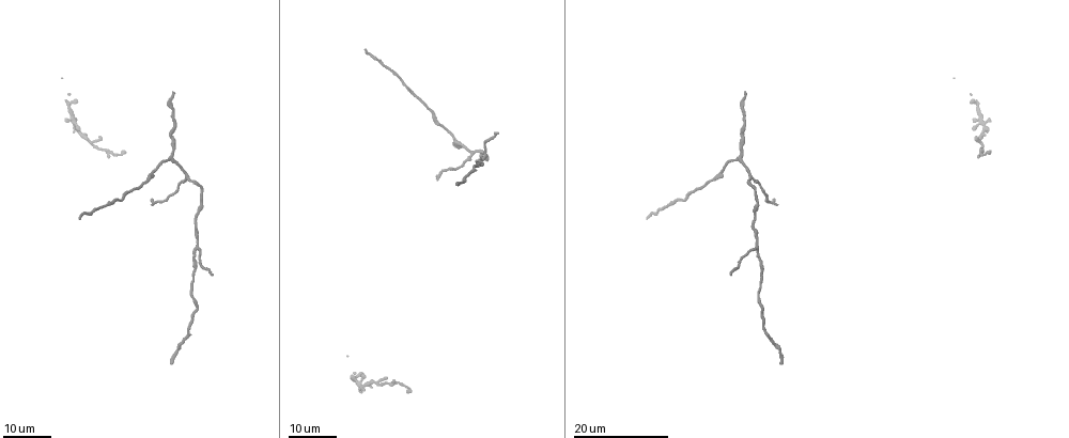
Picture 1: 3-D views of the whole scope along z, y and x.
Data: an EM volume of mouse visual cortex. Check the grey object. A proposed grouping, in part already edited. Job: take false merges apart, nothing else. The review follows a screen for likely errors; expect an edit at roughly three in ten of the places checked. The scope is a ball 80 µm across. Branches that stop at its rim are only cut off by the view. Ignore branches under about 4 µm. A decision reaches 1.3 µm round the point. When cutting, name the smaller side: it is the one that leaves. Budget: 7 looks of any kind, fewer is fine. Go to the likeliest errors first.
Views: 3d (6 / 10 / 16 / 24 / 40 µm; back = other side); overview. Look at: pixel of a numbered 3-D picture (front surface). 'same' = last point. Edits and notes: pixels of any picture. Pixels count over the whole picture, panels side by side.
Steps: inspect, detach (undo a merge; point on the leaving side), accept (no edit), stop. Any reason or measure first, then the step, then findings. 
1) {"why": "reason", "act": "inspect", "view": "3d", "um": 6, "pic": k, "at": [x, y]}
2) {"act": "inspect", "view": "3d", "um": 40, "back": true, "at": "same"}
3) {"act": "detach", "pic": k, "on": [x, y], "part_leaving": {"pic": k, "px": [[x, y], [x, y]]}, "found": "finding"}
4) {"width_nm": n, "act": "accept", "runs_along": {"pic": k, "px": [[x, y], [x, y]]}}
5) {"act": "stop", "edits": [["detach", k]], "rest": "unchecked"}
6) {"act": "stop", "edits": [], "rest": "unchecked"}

{"why": "branch point", "act": "inspect", "view": "3d", "um": 24, "pic": 1, "at": [759, 246]}

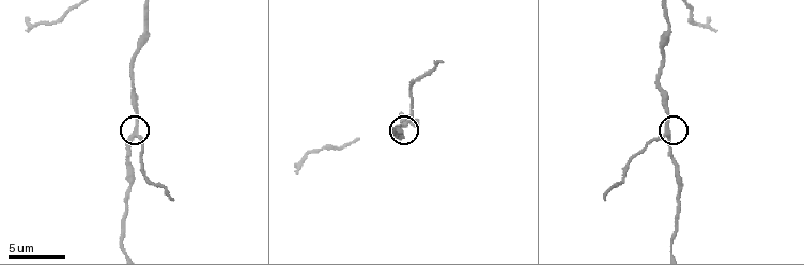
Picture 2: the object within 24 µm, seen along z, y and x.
{"act": "inspect", "view": "3d", "um": 10, "pic": 2, "at": [665, 133]}

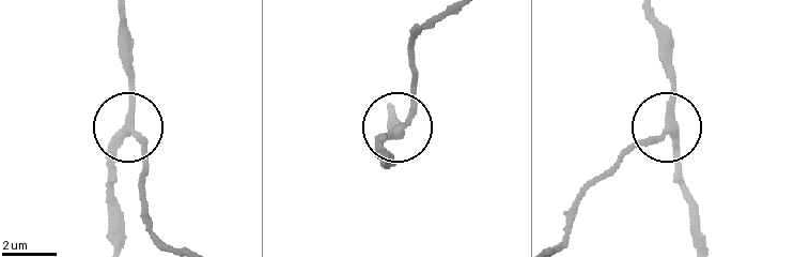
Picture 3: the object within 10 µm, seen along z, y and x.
{"act": "accept", "runs_along": {"pic": 3, "px": [[390, 110], [398, 129], [410, 108], [410, 62]]}, "found": "continuous, no second cell"}

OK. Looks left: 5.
{"why": "three arms meet", "act": "inspect", "view": "3d", "um": 16, "pic": 1, "at": [740, 158]}

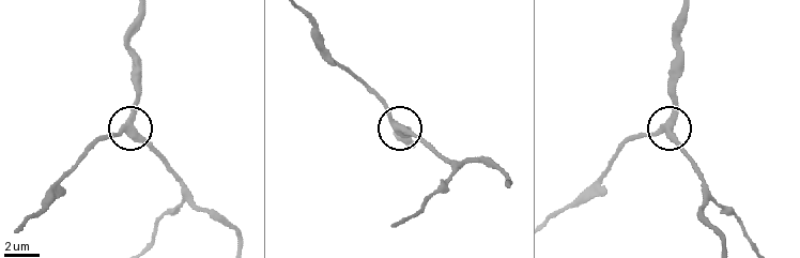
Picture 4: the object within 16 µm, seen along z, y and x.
{"why": "closer look", "act": "inspect", "view": "3d", "um": 10, "pic": 4, "at": [122, 123]}

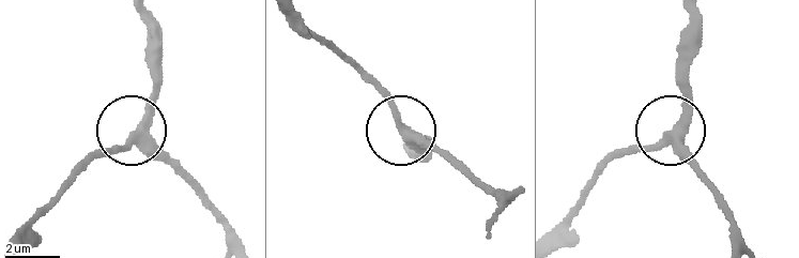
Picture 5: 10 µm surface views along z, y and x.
{"width_nm": 330, "act": "accept", "runs_along": {"pic": 5, "px": [[229, 247], [221, 221], [139, 137], [153, 89], [153, 43]]}, "found": "all the same cell"}

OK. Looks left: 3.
{"why": "three arms meet", "act": "inspect", "view": "3d", "um": 24, "pic": 1, "at": [748, 177]}

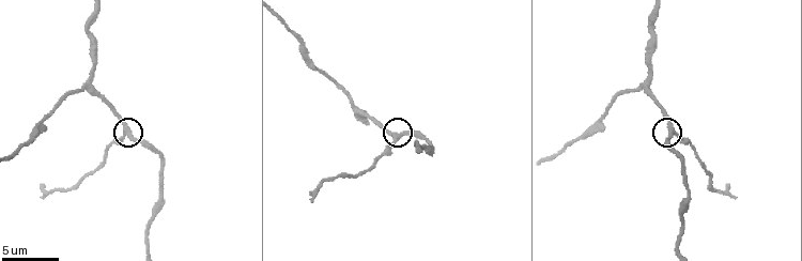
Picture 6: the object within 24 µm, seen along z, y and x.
{"act": "inspect", "view": "3d", "um": 6, "pic": 6, "at": [671, 133]}

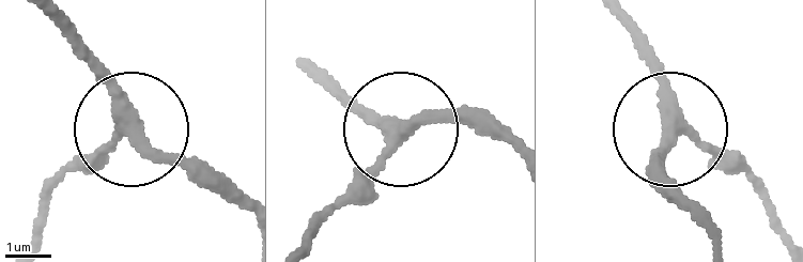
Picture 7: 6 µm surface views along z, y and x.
{"arms": 3, "act": "accept", "runs_along": {"pic": 7, "px": [[32, 240], [48, 194], [128, 113], [63, 36]]}, "found": "one cell here"}

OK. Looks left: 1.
{"act": "stop", "edits": [], "rest": "unchecked"}

